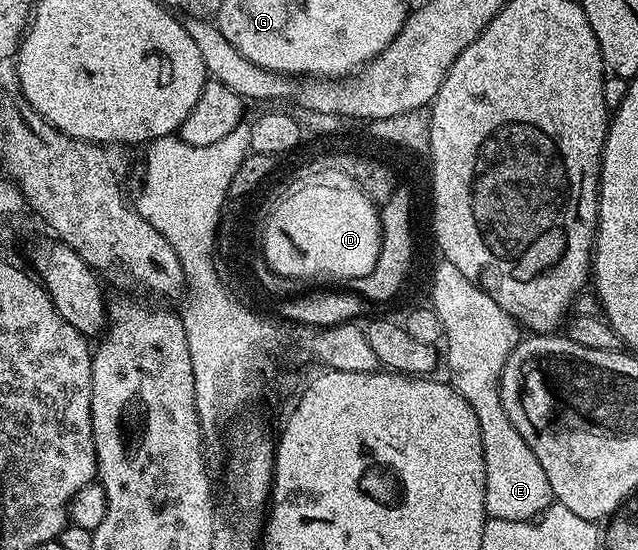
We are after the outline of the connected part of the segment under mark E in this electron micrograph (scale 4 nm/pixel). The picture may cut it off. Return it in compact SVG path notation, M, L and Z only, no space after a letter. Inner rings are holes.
M440 261L432 271L430 306L440 318L443 342L448 342L451 386L467 401L470 409L474 409L474 417L478 417L486 473L484 510L491 518L502 521L535 520L554 502L550 481L546 481L546 469L538 465L534 449L522 441L522 433L518 433L510 417L506 417L500 400L500 374L510 353L520 344L521 328L498 301L462 277L462 273L446 261Z

